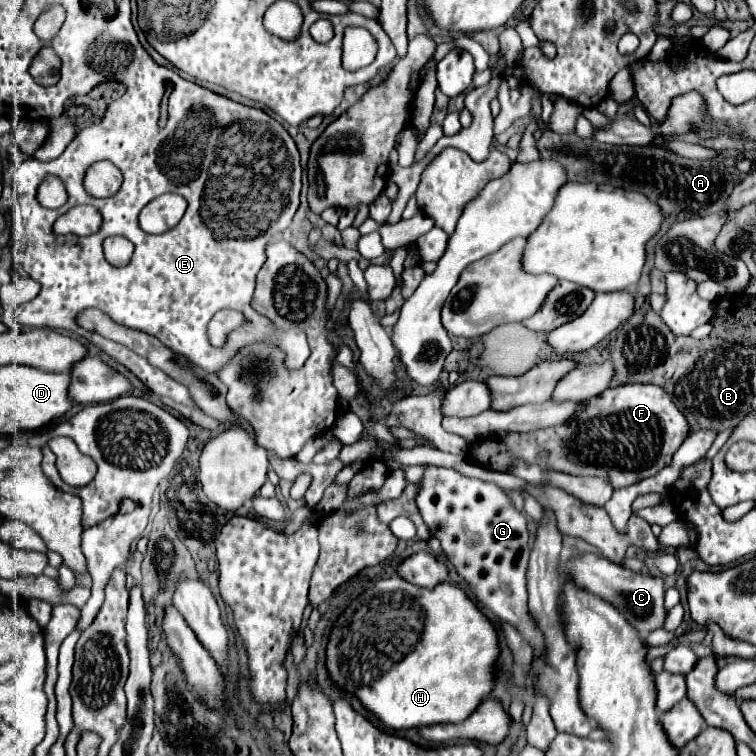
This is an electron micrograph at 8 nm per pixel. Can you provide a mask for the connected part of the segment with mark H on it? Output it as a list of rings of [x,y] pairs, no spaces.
[[[390,577],[390,579],[376,581],[370,589],[366,589],[358,599],[354,599],[346,607],[346,611],[338,617],[338,621],[334,623],[330,631],[330,643],[328,643],[326,653],[328,653],[330,677],[340,689],[354,693],[362,701],[362,705],[370,709],[370,713],[374,713],[386,727],[410,729],[410,727],[428,727],[428,725],[438,725],[438,723],[454,723],[454,721],[464,721],[466,717],[470,717],[478,709],[482,699],[486,699],[496,685],[496,665],[502,651],[500,651],[498,631],[494,623],[472,603],[472,599],[458,585],[440,583],[436,585],[436,589],[430,591],[430,589],[420,589],[416,585],[410,585],[402,577]]]

